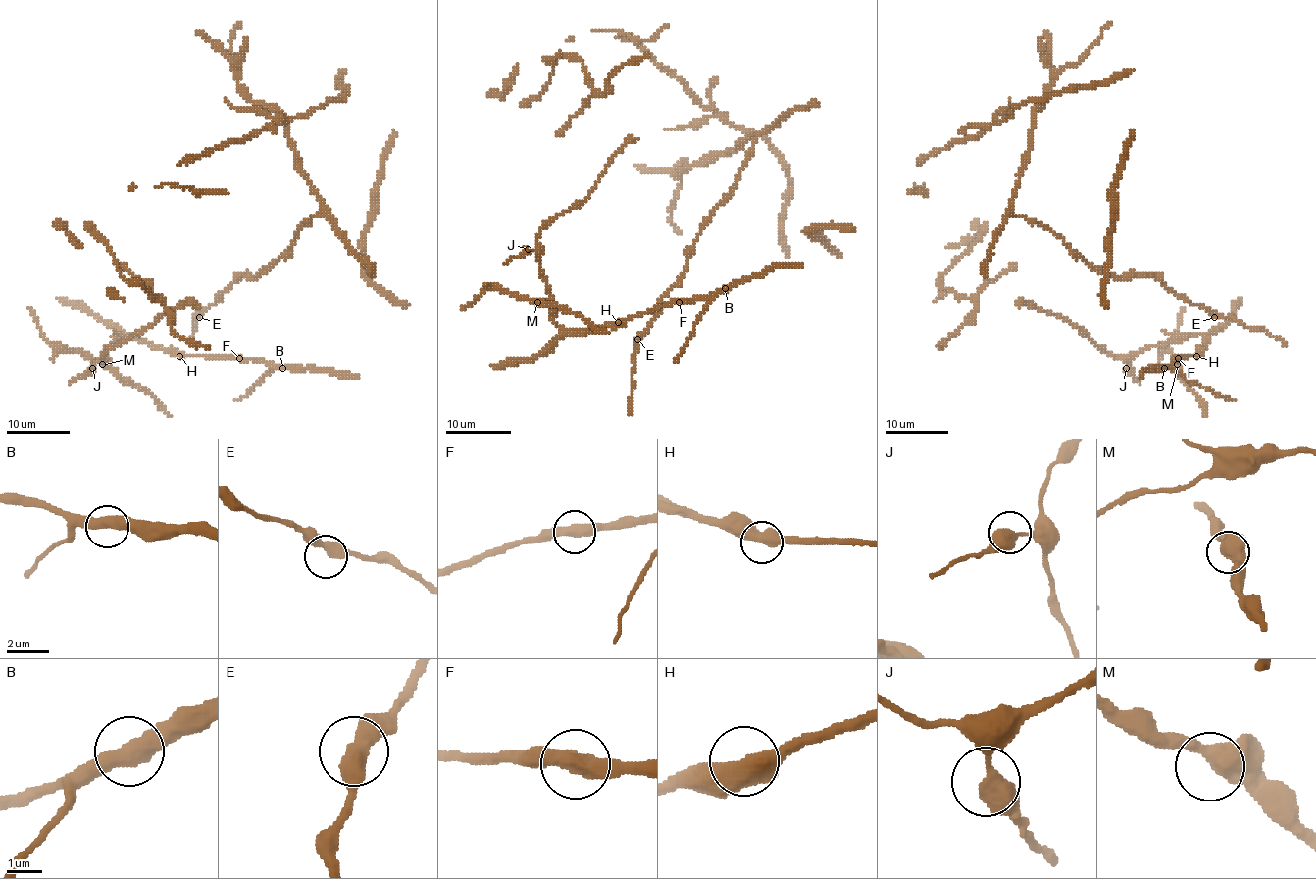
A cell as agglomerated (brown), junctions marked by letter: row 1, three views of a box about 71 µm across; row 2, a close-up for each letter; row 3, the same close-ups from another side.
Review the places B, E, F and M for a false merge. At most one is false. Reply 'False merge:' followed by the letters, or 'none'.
False merge: none

